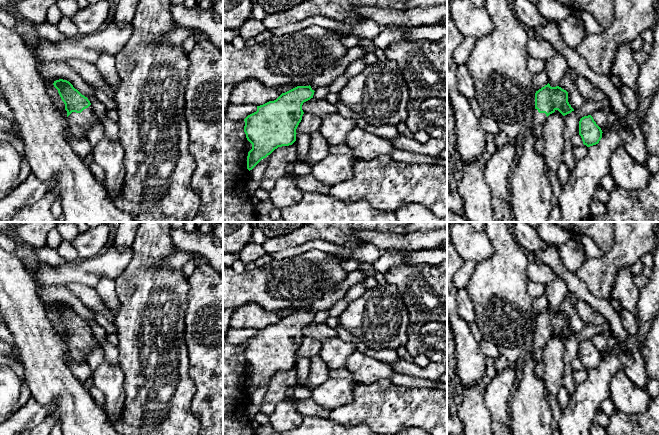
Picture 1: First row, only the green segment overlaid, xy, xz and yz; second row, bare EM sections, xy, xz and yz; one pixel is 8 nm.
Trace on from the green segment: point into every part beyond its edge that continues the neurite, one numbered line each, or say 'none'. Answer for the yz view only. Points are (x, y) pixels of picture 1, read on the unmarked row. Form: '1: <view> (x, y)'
1: yz (539, 343)

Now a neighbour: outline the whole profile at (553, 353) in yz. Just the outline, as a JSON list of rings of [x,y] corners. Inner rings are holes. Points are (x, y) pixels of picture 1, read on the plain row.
[[[555,334],[554,337],[547,341],[542,356],[545,365],[543,379],[545,381],[546,391],[555,398],[563,383],[563,355],[564,340],[558,334]]]

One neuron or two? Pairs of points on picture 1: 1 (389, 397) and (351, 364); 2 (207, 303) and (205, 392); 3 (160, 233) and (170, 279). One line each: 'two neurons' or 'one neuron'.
1: two neurons
2: one neuron
3: one neuron

